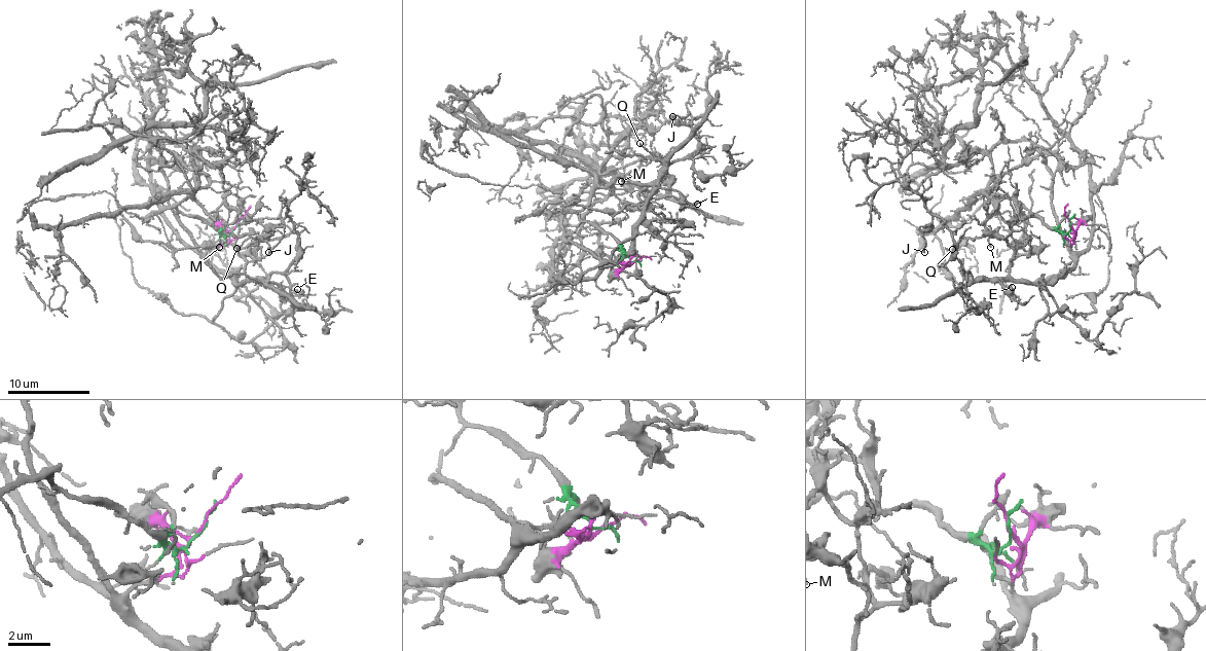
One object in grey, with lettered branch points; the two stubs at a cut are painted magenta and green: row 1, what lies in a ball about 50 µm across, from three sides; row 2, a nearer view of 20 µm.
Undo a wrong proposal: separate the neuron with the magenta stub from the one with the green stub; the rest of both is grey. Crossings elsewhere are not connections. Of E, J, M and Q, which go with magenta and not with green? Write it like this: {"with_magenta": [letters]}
{"with_magenta": ["E", "J", "Q"]}

